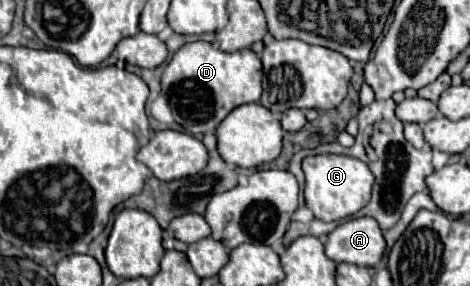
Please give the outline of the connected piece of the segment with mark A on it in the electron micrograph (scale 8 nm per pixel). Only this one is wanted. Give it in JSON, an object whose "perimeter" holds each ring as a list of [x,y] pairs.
{"perimeter":[[[372,217],[348,219],[340,223],[326,243],[326,255],[336,263],[374,267],[384,255],[384,237]]]}

